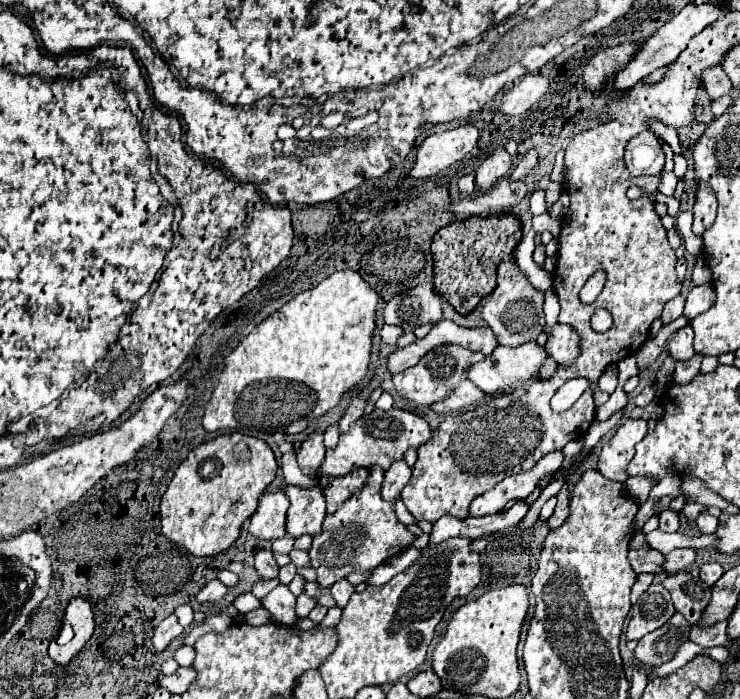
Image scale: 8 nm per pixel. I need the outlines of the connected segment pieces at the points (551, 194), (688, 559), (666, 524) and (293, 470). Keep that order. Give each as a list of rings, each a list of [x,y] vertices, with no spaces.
[[[550,181],[545,190],[547,211],[550,211],[552,205],[560,198],[563,193],[563,186],[561,183]]]
[[[673,550],[665,556],[665,572],[673,574],[673,572],[679,572],[679,570],[687,570],[689,566],[695,564],[695,558],[697,558],[697,552],[695,550]]]
[[[665,510],[659,516],[659,530],[661,532],[677,532],[679,528],[679,514],[673,510]]]
[[[287,452],[287,454],[283,454],[283,458],[281,458],[281,468],[288,485],[310,489],[319,481],[317,478],[314,478],[313,480],[311,478],[307,478],[305,474],[301,474],[301,470],[299,470],[299,466],[297,466],[295,452]]]

